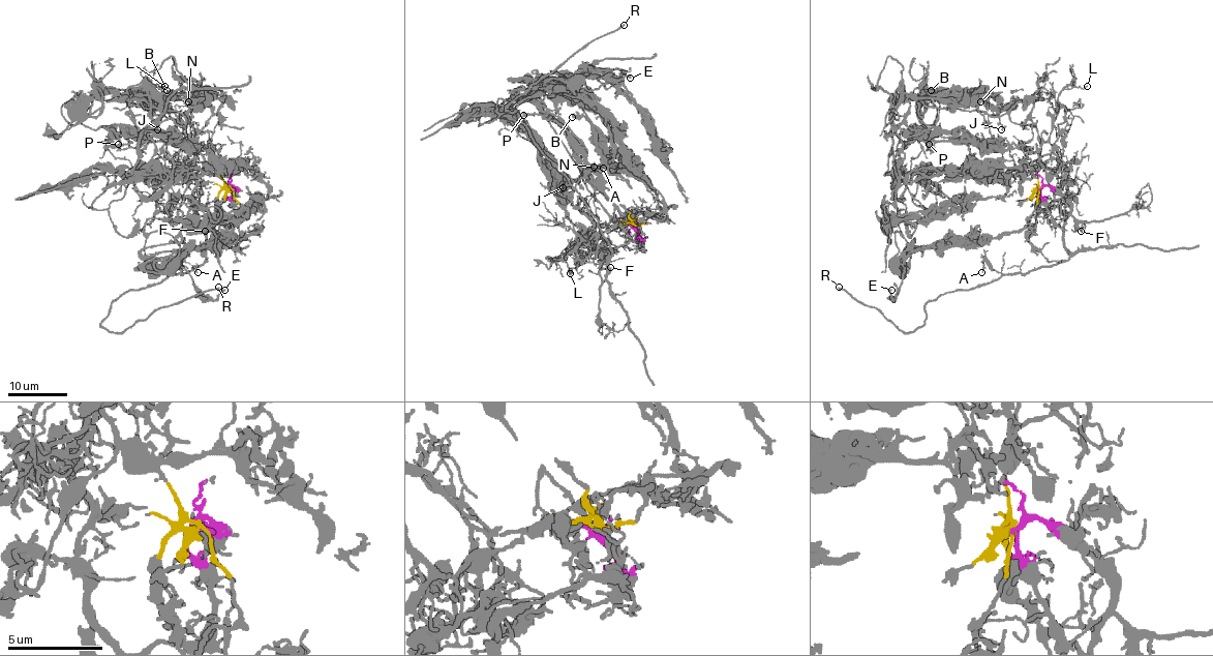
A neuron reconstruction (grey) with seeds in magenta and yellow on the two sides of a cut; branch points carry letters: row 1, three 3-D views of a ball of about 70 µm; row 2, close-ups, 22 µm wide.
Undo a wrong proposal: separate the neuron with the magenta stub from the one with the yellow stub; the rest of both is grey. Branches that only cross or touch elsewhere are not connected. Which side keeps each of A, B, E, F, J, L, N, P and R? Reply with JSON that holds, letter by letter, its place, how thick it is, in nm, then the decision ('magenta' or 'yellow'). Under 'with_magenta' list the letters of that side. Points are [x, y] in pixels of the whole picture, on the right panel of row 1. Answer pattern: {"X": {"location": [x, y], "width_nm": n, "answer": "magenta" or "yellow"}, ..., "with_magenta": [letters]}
{"A": {"location": [981, 272], "width_nm": 80, "answer": "magenta"}, "B": {"location": [931, 90], "width_nm": 360, "answer": "yellow"}, "E": {"location": [891, 290], "width_nm": 240, "answer": "yellow"}, "F": {"location": [1081, 231], "width_nm": 120, "answer": "magenta"}, "J": {"location": [1001, 129], "width_nm": 240, "answer": "yellow"}, "L": {"location": [1087, 86], "width_nm": 150, "answer": "yellow"}, "N": {"location": [980, 101], "width_nm": 200, "answer": "yellow"}, "P": {"location": [929, 144], "width_nm": 100, "answer": "yellow"}, "R": {"location": [839, 287], "width_nm": 240, "answer": "magenta"}, "with_magenta": ["A", "F", "R"]}

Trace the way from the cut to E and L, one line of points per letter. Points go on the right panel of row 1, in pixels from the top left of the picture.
E: (1039, 188), (1029, 233), (1031, 226), (995, 237), (961, 237), (917, 248), (905, 259), (893, 299), (891, 290)
L: (1039, 188), (1039, 141), (1049, 138), (1056, 100), (1063, 90), (1088, 85)

